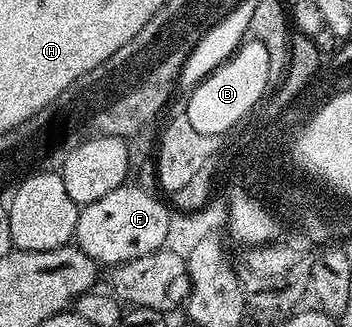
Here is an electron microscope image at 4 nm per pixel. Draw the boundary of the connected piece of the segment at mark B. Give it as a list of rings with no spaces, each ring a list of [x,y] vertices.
[[[244,40],[223,65],[216,67],[199,85],[190,90],[191,98],[187,101],[185,115],[189,123],[193,123],[193,131],[201,135],[217,135],[229,131],[233,123],[237,123],[239,116],[247,114],[247,105],[251,105],[251,101],[255,101],[259,93],[263,93],[263,81],[267,81],[267,51],[257,40]]]

